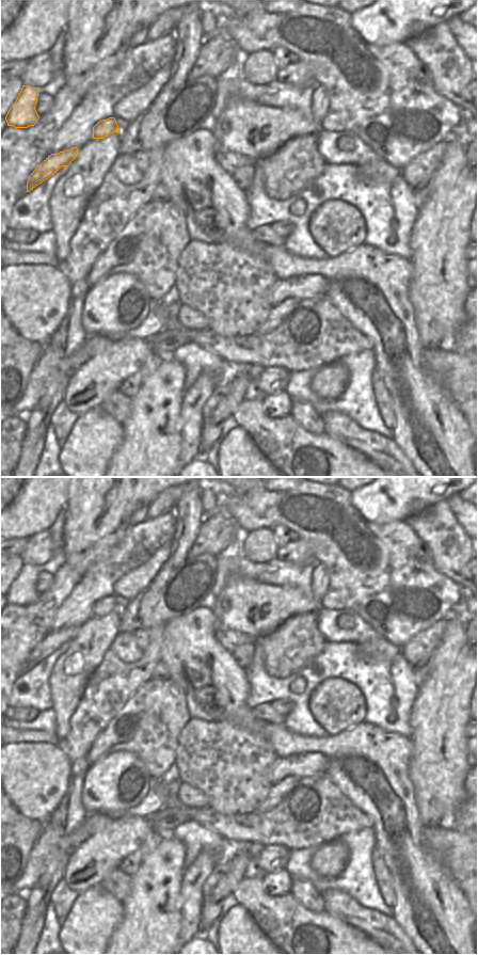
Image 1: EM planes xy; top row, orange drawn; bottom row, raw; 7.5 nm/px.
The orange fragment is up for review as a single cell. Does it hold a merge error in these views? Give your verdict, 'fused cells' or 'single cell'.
single cell

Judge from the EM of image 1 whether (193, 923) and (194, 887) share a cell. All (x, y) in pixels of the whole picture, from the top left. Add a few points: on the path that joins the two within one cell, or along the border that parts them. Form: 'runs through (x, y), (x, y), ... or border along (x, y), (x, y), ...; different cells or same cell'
runs through (193, 914), (193, 895); same cell

